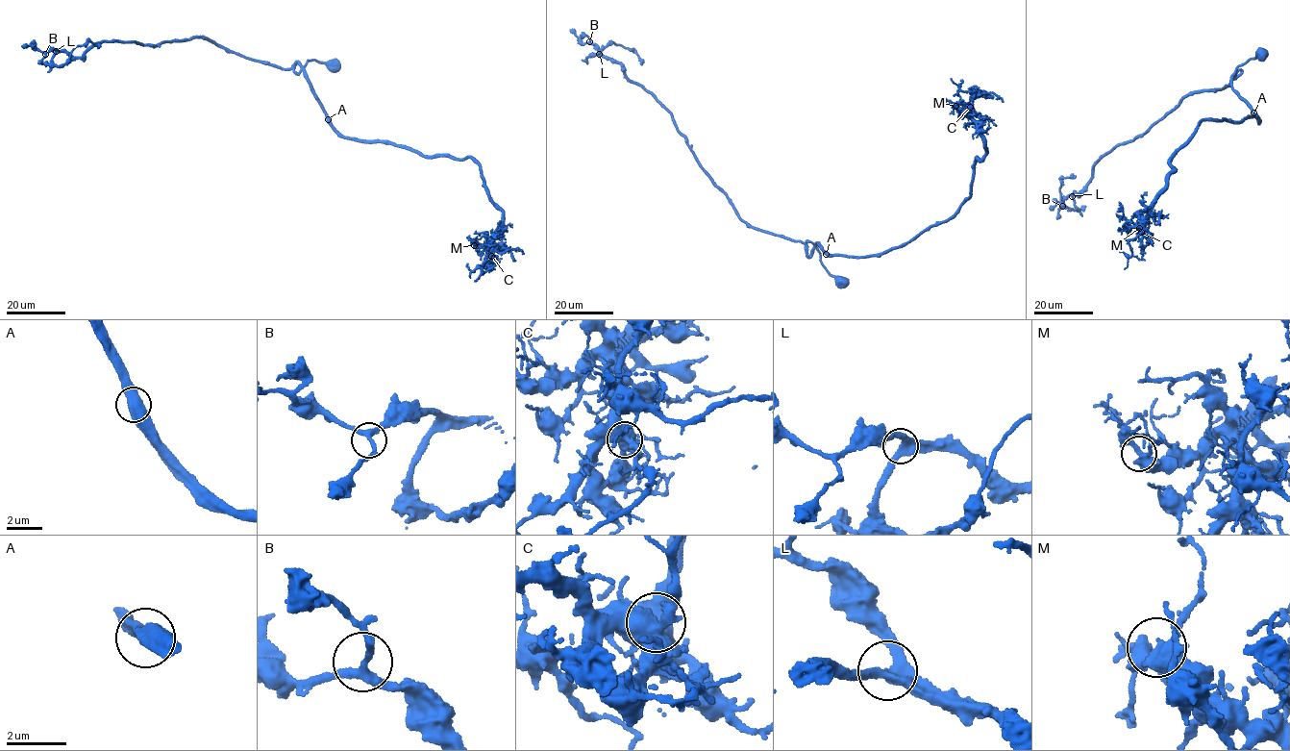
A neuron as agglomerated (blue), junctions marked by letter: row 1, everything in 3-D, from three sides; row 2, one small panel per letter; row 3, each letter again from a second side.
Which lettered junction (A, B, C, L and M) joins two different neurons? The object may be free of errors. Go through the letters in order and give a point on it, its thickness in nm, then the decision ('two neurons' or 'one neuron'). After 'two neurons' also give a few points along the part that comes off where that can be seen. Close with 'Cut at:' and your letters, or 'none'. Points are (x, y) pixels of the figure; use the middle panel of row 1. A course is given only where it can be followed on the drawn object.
A: (826, 254) | 550 nm | one neuron
B: (589, 41) | 240 nm | one neuron
C: (970, 107) | 600 nm | one neuron
L: (599, 54) | 340 nm | one neuron
M: (955, 106) | 400 nm | one neuron
Cut at: none

